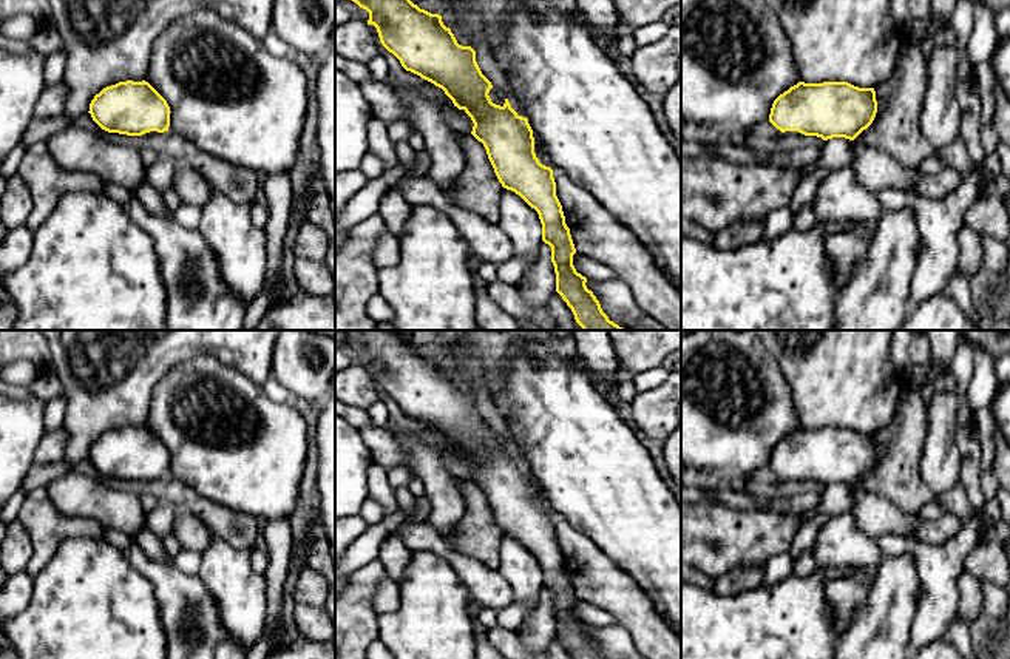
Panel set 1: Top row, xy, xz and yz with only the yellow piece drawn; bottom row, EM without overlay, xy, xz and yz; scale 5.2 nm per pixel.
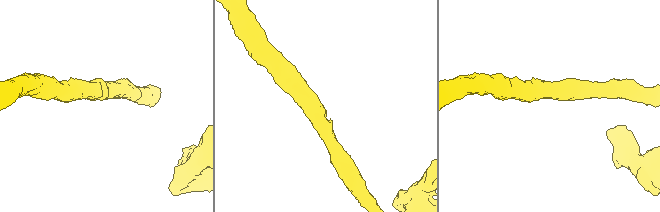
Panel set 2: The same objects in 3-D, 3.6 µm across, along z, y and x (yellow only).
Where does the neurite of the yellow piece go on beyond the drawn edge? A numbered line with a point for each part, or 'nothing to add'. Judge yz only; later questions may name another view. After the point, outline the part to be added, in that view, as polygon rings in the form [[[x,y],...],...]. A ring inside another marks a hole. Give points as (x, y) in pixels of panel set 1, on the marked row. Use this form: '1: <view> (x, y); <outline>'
nothing to add

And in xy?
nothing to add

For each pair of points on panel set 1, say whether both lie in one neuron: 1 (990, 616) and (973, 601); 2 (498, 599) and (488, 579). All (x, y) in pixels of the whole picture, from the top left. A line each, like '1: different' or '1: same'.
1: different
2: same

